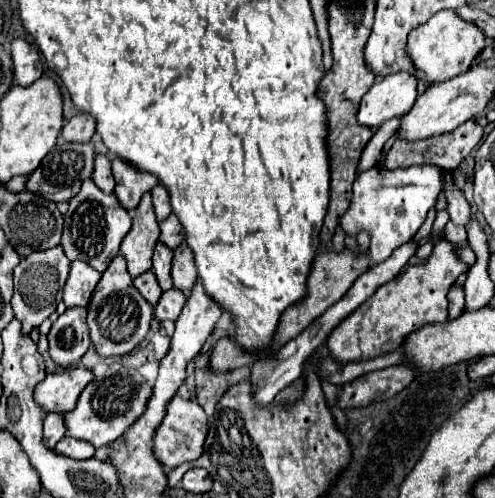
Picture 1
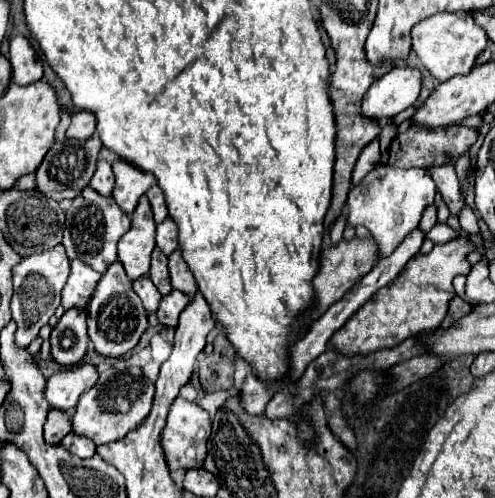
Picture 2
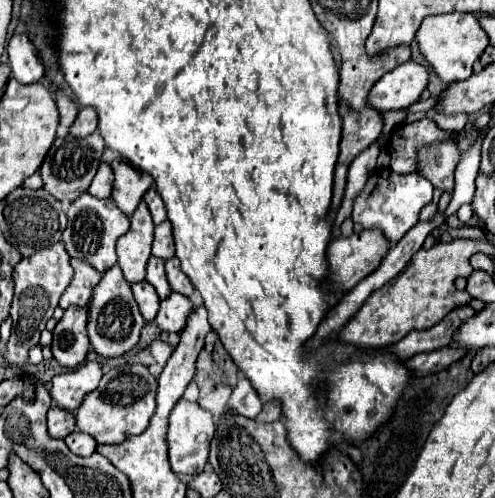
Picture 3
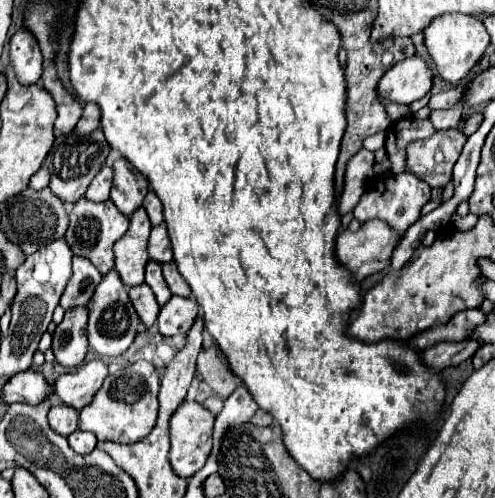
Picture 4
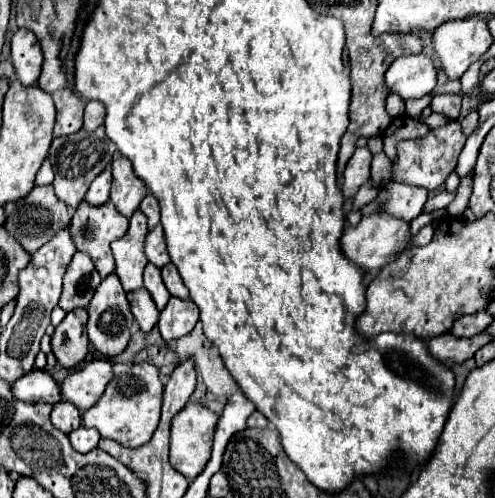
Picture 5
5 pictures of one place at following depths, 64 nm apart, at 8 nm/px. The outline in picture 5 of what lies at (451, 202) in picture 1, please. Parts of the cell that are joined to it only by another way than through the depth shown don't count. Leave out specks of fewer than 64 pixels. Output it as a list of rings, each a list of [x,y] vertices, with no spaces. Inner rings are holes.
[[[458,120],[446,122],[440,128],[432,128],[428,136],[414,138],[414,140],[400,140],[400,144],[396,144],[396,160],[392,160],[390,180],[396,180],[398,184],[418,184],[426,190],[440,188],[446,182],[448,174],[456,168],[464,142],[466,136],[462,134]]]

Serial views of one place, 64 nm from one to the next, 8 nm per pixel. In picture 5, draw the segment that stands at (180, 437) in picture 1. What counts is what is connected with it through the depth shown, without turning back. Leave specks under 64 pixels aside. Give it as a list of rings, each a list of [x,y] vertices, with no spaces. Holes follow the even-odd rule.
[[[188,402],[172,420],[172,438],[170,438],[170,464],[186,476],[186,480],[194,480],[210,460],[214,430],[218,426],[218,414],[208,410],[202,404]]]

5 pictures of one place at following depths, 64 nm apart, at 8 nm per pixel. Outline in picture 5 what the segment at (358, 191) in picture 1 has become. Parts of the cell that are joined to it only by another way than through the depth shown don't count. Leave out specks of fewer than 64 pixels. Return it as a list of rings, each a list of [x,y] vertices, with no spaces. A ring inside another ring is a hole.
[[[390,182],[390,198],[386,204],[378,204],[376,200],[370,202],[368,206],[362,208],[362,214],[368,216],[372,212],[388,212],[396,218],[404,218],[406,222],[414,220],[424,204],[426,204],[426,198],[428,198],[428,190],[424,188],[418,188],[418,186],[406,186],[406,184],[396,184],[396,182]]]

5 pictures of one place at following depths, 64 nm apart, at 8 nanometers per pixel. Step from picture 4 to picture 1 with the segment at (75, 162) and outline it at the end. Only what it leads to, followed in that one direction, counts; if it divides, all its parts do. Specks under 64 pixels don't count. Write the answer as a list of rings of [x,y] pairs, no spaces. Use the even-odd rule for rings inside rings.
[[[86,142],[86,144],[56,144],[52,148],[52,152],[48,152],[48,156],[40,162],[42,166],[38,166],[30,178],[28,178],[28,190],[36,192],[52,202],[64,202],[70,200],[72,196],[76,196],[76,192],[80,192],[80,186],[84,180],[88,180],[92,176],[94,170],[94,144]]]

